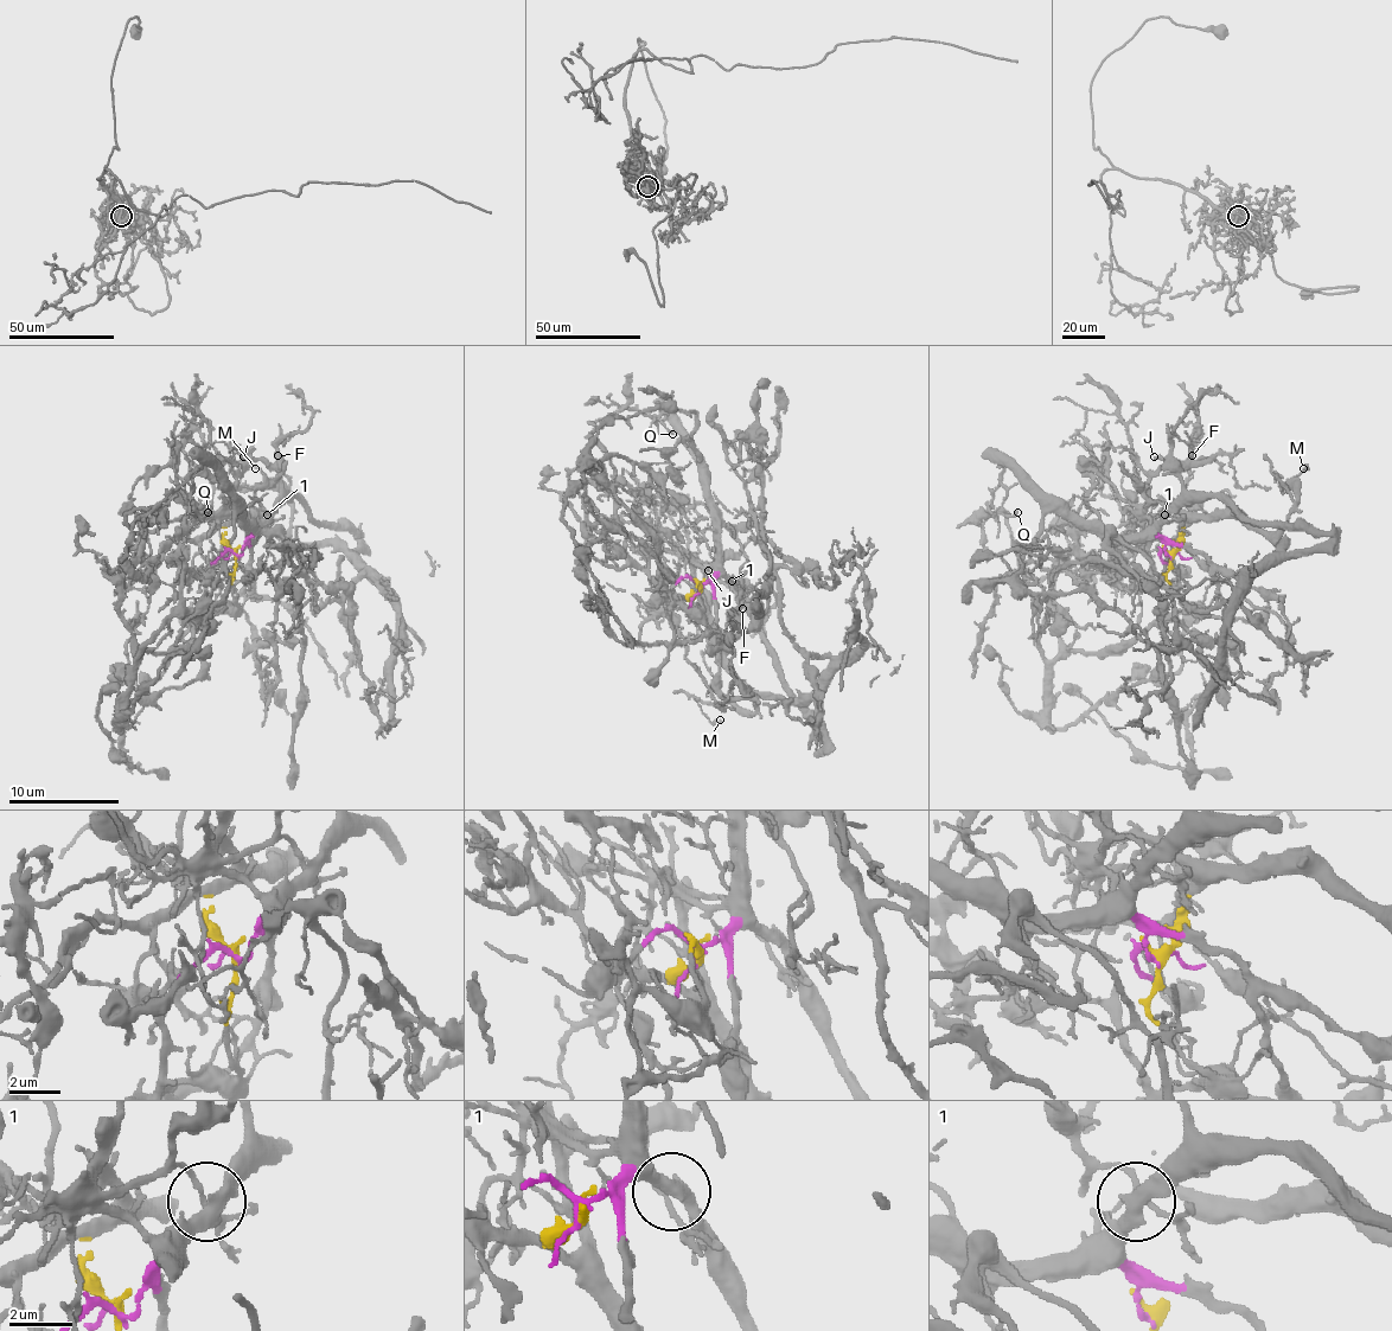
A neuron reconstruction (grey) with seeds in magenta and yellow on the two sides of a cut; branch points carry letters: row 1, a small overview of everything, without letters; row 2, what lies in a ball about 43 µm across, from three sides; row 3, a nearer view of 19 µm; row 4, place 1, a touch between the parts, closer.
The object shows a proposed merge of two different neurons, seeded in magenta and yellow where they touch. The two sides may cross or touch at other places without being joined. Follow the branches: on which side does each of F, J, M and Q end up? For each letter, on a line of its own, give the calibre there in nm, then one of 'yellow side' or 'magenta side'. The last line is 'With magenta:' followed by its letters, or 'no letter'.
F: 150 nm thick; magenta side
J: 160 nm thick; magenta side
M: 160 nm thick; yellow side
Q: 130 nm thick; magenta side
With magenta: F, J, Q

